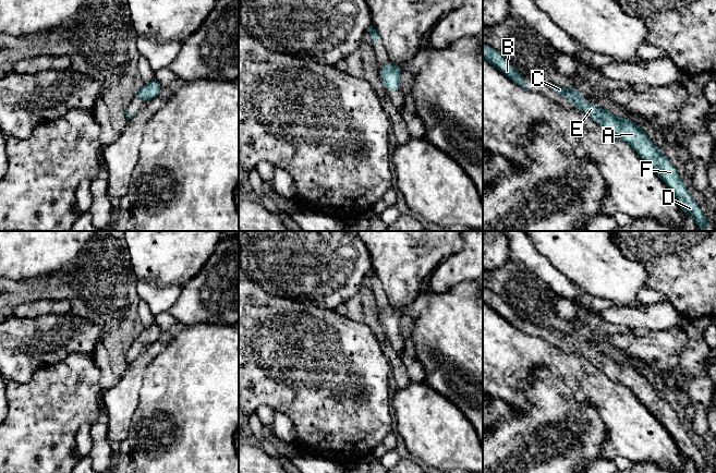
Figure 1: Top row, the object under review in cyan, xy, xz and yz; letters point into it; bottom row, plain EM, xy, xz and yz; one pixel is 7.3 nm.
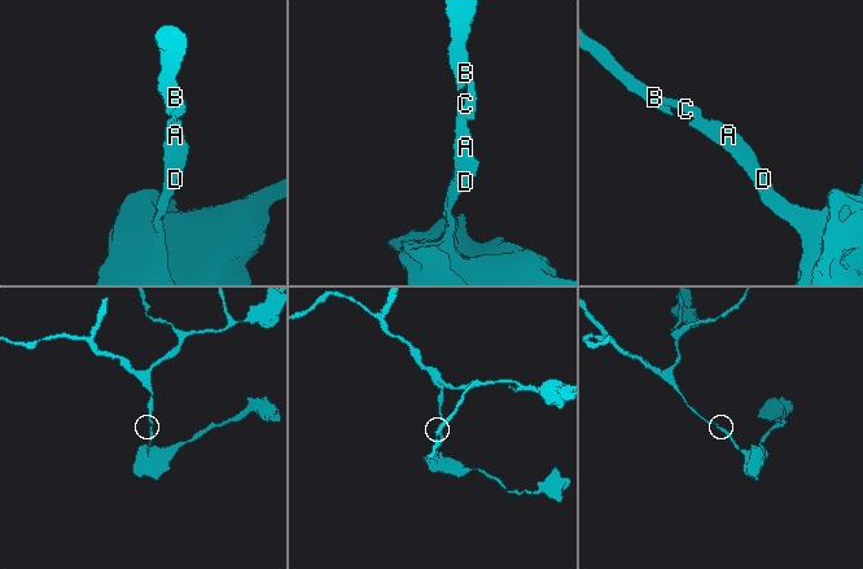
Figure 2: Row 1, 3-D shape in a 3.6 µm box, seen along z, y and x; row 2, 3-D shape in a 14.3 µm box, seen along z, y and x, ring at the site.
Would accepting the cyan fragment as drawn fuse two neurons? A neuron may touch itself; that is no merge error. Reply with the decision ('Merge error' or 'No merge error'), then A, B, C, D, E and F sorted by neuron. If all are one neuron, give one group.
No merge error. Groups: A B C D E F

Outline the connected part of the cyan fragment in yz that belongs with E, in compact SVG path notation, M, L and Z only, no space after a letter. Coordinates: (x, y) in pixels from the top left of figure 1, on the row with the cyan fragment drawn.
M549 85L549 87L562 98L572 100L574 102L572 108L586 112L609 135L628 143L671 190L682 213L690 215L699 228L709 230L709 218L693 199L677 169L663 154L663 148L652 143L645 130L626 117L615 117L611 111L586 102L583 99L583 93L575 88L568 89L558 85Z

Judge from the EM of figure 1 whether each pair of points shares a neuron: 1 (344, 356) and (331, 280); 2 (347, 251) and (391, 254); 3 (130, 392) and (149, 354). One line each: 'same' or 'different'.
1: different
2: different
3: same

